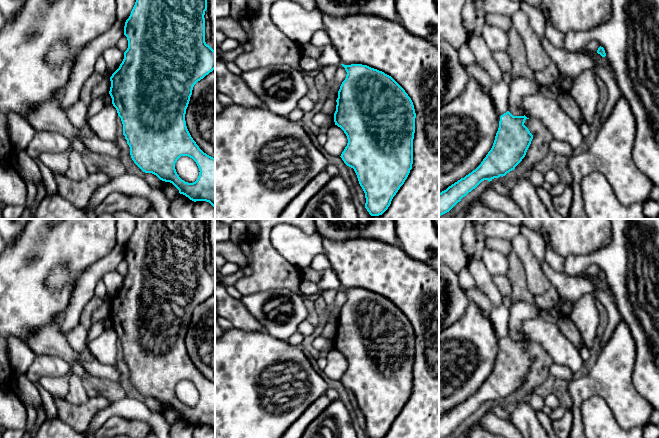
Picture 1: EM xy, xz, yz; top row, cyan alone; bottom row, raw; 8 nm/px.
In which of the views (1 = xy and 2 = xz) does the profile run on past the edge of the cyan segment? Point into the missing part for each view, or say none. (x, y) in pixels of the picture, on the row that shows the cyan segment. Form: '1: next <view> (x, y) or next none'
1: next none
2: next none

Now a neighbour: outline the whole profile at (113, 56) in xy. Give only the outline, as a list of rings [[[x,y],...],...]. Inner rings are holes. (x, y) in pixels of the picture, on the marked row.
[[[113,46],[104,50],[102,56],[105,59],[108,71],[113,74],[122,63],[124,59],[124,52],[117,46]]]

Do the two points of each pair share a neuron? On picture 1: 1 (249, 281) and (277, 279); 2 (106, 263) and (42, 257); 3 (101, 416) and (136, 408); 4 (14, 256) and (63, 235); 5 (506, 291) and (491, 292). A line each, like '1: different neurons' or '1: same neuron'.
1: same neuron
2: different neurons
3: same neuron
4: same neuron
5: different neurons

